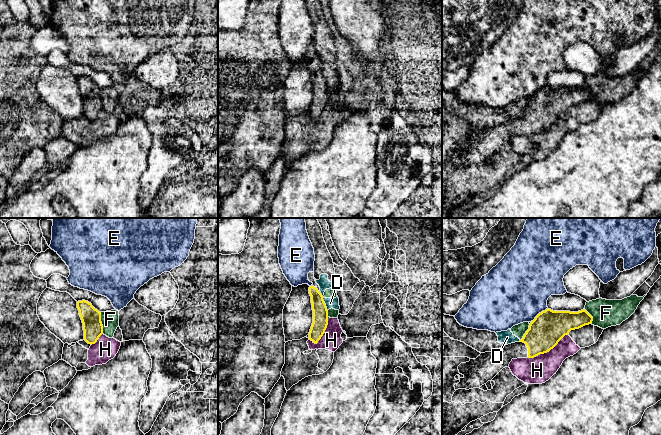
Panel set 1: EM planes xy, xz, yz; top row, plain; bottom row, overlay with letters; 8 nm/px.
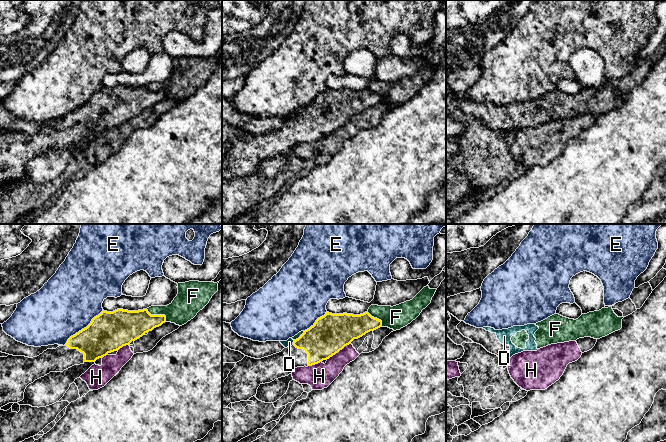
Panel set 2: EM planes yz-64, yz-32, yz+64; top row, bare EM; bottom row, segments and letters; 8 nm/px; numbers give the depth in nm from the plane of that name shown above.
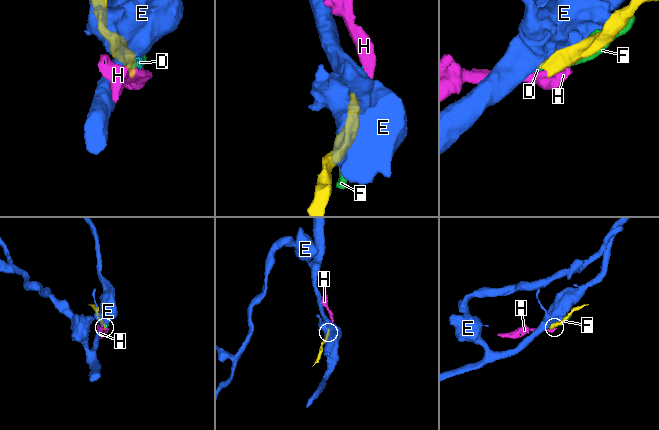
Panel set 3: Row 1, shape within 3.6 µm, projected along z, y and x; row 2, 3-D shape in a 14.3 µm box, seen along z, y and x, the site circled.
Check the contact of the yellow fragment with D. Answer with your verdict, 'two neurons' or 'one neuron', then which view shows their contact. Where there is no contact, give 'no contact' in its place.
two neurons | xz

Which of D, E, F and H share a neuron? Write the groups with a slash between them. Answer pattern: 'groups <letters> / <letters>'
groups D F / E / H

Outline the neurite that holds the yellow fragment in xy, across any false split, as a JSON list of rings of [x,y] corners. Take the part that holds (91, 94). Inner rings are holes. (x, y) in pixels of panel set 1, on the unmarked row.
[[[85,76],[78,77],[77,84],[83,99],[84,116],[88,120],[95,120],[99,113],[103,110],[101,88]]]

